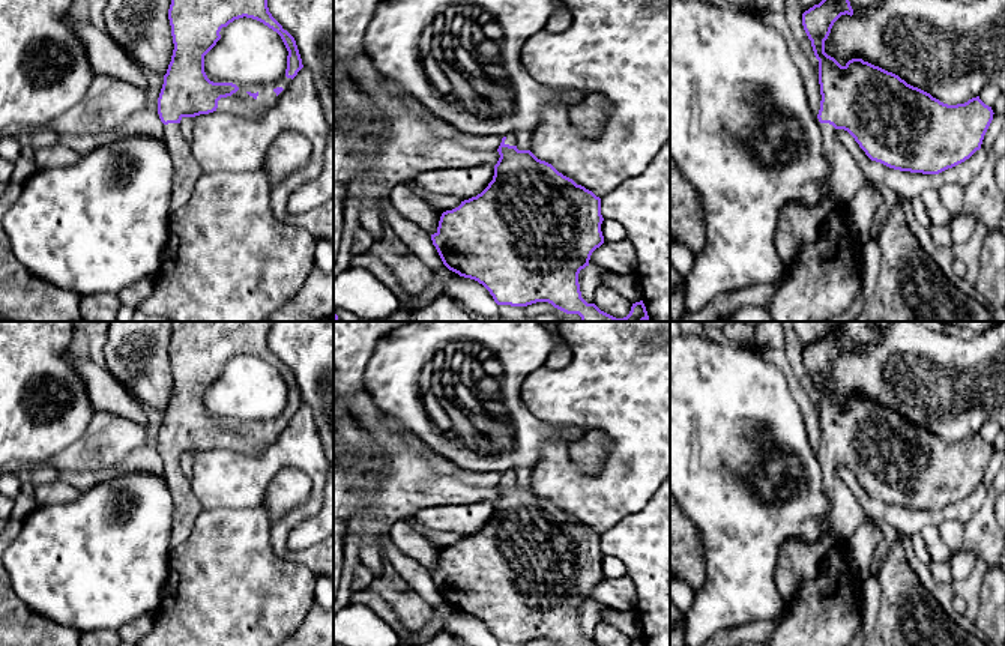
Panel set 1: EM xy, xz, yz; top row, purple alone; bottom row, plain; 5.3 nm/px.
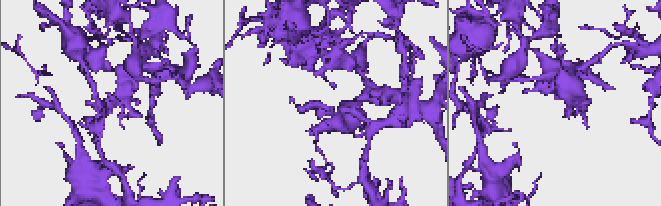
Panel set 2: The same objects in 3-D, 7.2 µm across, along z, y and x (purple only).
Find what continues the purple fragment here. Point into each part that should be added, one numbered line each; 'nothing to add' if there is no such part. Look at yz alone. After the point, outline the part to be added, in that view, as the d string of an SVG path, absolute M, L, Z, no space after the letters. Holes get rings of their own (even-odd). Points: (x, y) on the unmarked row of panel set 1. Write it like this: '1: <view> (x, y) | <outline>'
1: yz (798, 562) | M822 460L823 491L831 502L828 530L817 542L787 539L780 551L775 568L775 584L783 605L790 602L802 581L813 580L819 569L820 556L828 550L837 535L852 535L865 520L852 491L840 479L835 464Z

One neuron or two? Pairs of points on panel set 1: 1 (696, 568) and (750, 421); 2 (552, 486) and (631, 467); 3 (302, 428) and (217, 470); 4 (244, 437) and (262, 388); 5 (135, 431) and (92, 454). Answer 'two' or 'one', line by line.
1: two
2: one
3: one
4: two
5: one

